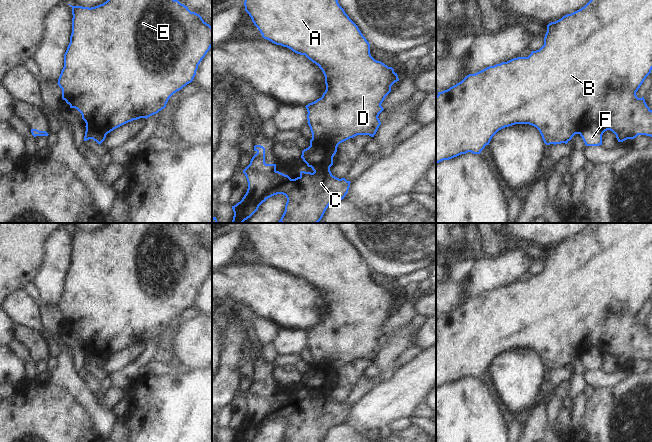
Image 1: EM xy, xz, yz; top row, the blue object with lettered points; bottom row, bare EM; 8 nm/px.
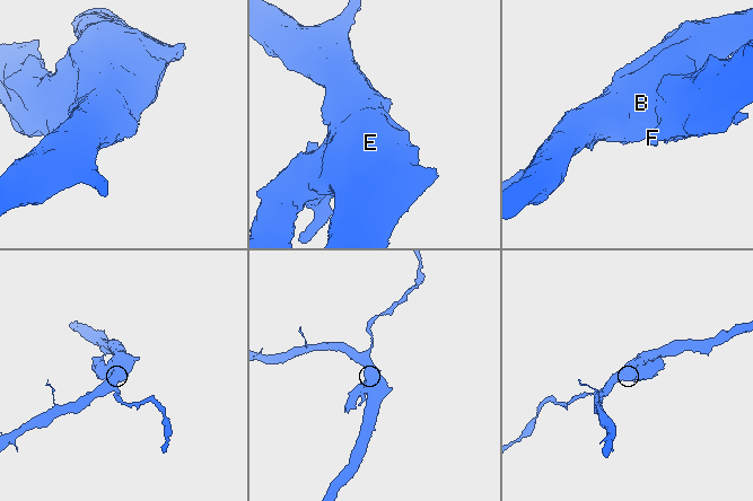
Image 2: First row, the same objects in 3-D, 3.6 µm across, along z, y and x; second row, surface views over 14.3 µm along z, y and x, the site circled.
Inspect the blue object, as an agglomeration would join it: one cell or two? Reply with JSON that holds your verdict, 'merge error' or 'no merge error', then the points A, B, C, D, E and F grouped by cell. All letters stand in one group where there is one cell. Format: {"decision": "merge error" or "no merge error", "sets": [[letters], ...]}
{"decision": "merge error", "sets": [["A", "B", "C", "D", "E"], ["F"]]}

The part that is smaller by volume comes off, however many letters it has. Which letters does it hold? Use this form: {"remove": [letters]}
{"remove": ["F"]}

